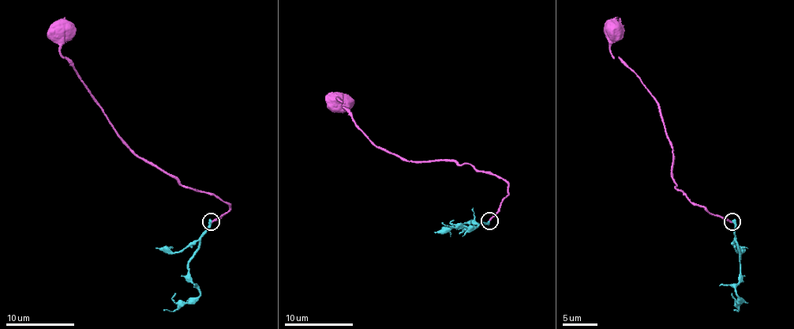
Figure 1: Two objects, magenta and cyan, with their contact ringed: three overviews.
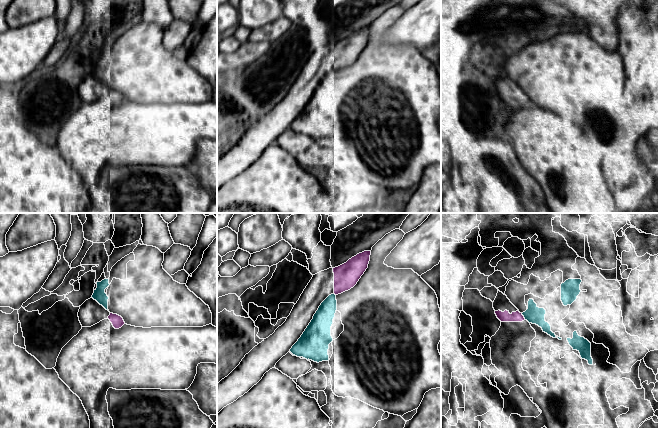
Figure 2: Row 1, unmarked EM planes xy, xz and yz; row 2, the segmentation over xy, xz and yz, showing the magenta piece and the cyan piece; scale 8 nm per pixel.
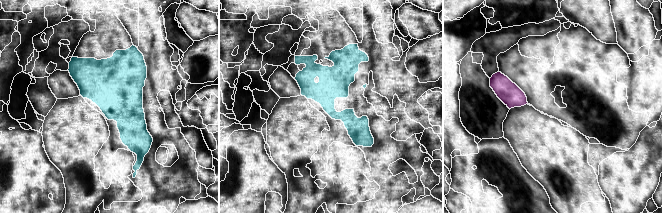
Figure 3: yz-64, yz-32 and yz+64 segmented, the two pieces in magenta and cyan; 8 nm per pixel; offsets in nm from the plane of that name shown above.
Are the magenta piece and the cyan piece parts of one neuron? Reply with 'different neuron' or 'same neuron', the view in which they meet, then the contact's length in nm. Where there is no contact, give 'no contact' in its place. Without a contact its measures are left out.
different neuron | yz | 70 nm

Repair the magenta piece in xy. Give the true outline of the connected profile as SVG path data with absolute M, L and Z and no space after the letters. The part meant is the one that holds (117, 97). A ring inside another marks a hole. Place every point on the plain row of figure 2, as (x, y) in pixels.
M93 74L86 76L80 82L78 93L82 103L91 103L104 95L109 95L115 105L125 100L121 92L110 89Z

